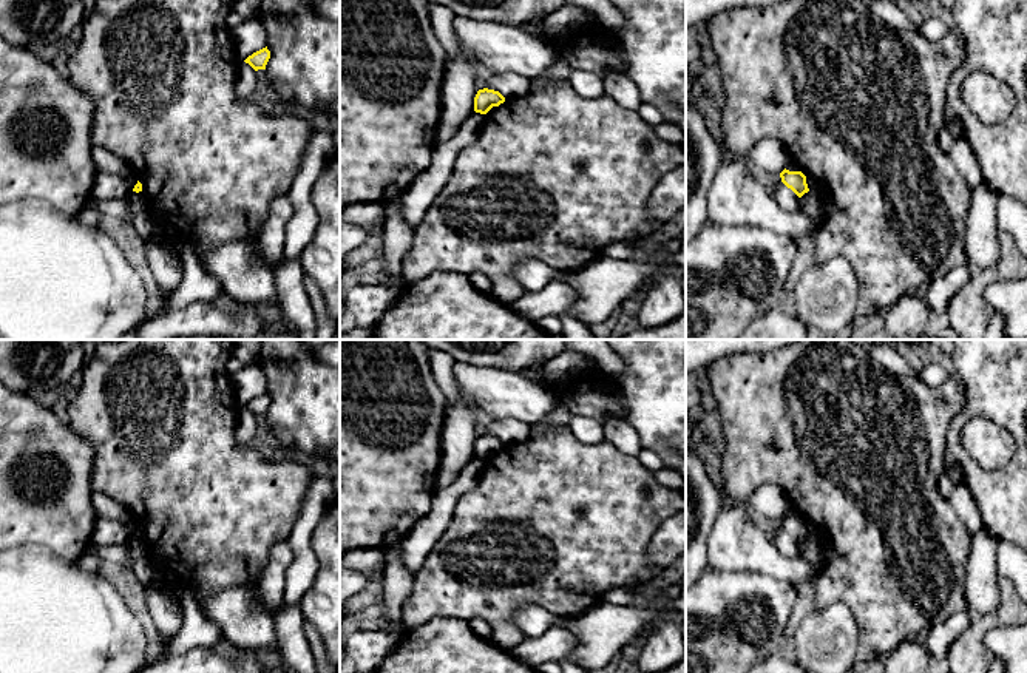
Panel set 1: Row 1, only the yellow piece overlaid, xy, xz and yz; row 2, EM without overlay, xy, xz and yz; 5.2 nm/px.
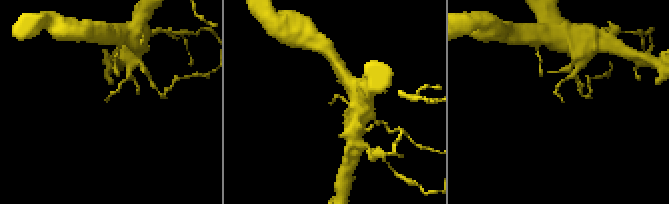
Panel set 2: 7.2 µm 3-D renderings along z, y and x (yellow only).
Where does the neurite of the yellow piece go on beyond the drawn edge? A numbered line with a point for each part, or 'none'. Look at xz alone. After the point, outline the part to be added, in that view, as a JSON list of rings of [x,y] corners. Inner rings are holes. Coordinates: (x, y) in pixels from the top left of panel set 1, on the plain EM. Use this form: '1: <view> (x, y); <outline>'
none

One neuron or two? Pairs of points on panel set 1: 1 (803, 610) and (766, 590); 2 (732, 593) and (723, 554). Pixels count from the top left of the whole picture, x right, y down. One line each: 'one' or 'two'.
1: two
2: two

